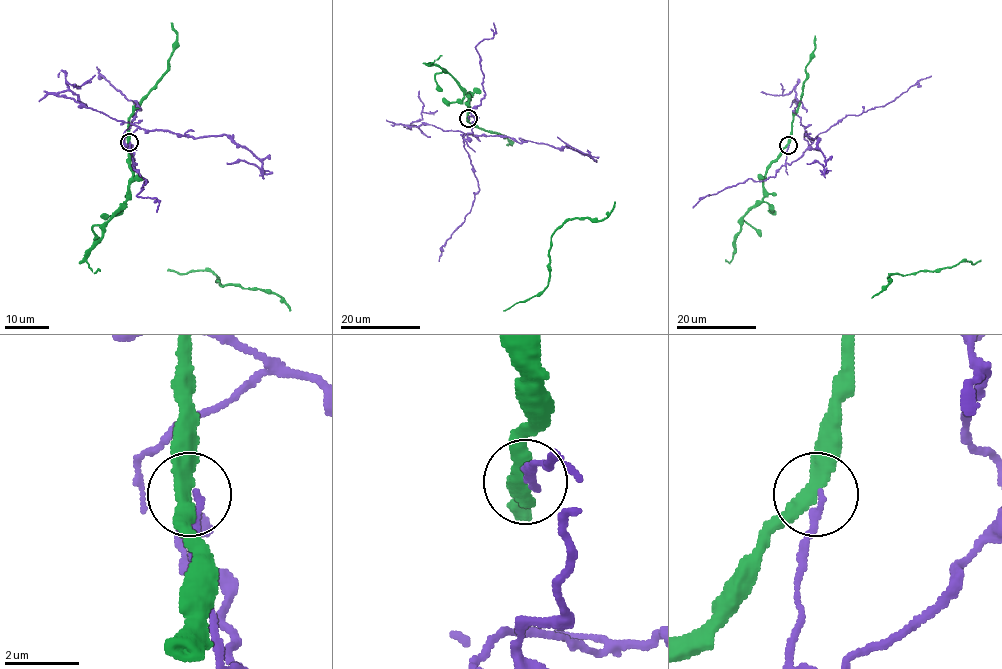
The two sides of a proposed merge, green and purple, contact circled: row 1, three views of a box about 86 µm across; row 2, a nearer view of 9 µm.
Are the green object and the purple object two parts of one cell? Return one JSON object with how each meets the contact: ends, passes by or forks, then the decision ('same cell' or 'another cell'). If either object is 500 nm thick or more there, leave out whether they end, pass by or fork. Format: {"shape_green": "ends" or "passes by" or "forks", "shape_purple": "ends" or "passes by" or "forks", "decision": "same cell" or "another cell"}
{"shape_green": "passes by", "shape_purple": "ends", "decision": "another cell"}

